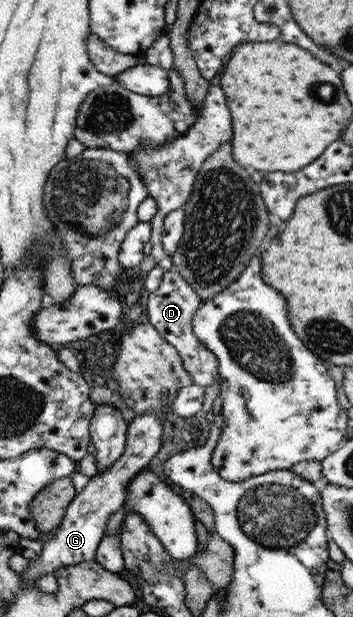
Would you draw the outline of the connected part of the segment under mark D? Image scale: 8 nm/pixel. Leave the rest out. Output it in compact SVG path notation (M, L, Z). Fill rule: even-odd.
M177 270L163 274L162 283L157 291L146 293L144 321L149 322L175 349L177 349L189 377L193 384L202 388L215 385L221 381L217 358L211 353L193 333L193 314L205 300L201 300L197 293L186 283Z

